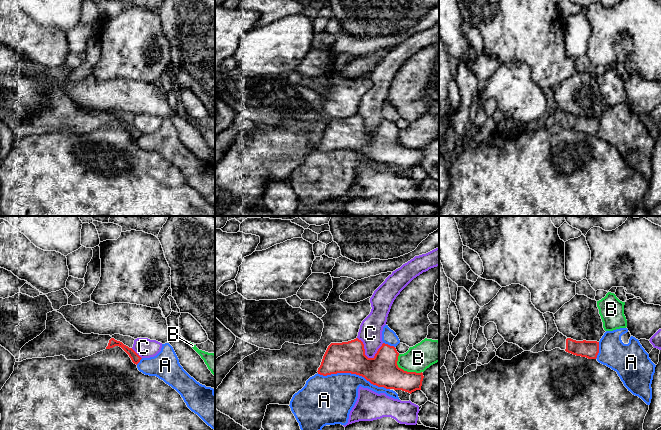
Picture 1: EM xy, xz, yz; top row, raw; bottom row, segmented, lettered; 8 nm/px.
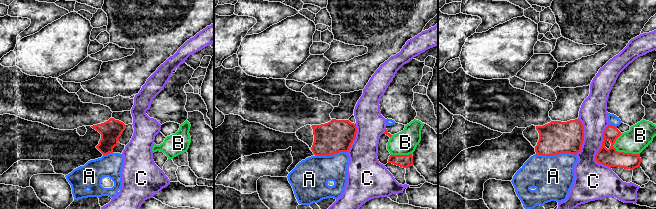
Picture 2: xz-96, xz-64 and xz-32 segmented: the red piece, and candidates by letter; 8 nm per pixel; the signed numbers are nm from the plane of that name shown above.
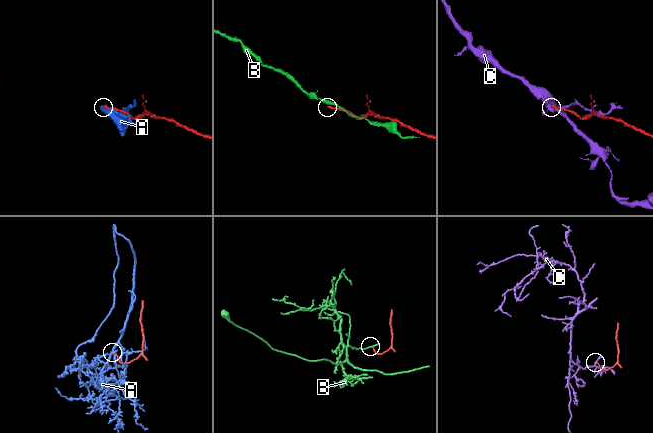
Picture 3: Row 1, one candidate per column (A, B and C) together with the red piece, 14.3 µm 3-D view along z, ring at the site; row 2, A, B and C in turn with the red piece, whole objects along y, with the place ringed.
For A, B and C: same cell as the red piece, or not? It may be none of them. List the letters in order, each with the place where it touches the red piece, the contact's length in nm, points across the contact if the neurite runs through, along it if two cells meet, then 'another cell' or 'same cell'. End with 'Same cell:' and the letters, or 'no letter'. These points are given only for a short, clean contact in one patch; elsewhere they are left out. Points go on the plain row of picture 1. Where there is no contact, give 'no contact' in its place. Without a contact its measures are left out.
A: contact xz (353, 149); length 600 nm; another cell
B: contact xz (403, 146); length 240 nm; another cell
C: contact xz (366, 132); length 220 nm; border xz (357, 113), (368, 133), (372, 133), (383, 119); another cell
Same cell: no letter

